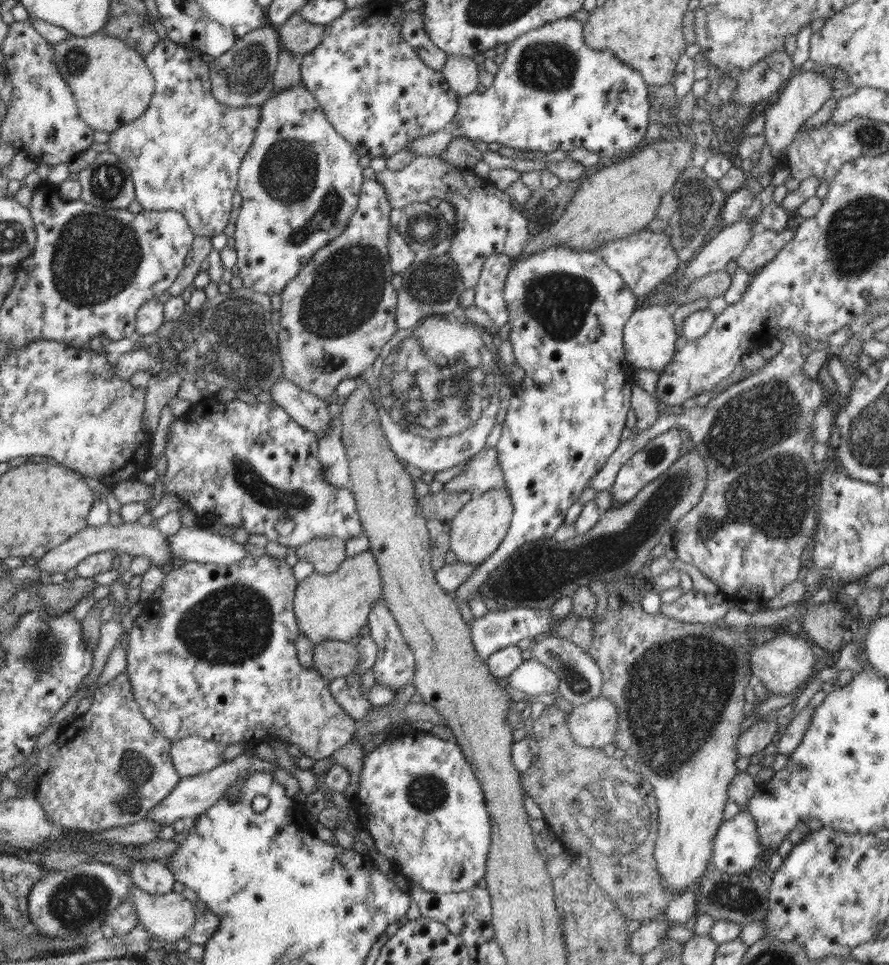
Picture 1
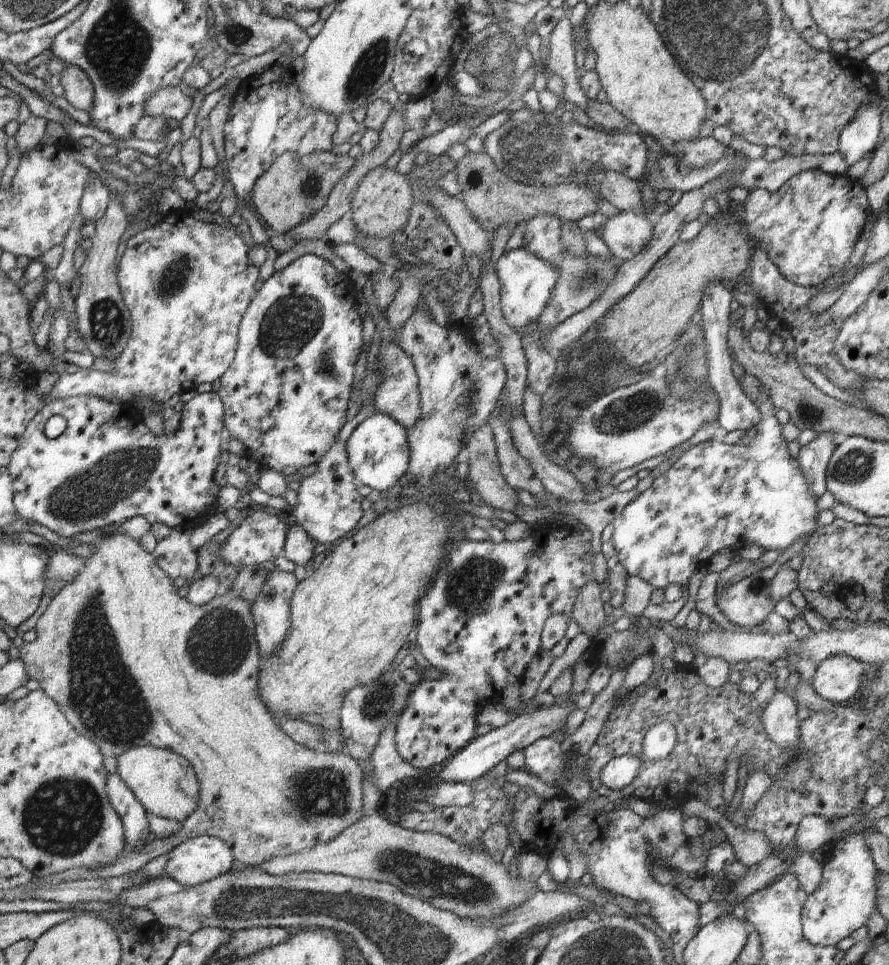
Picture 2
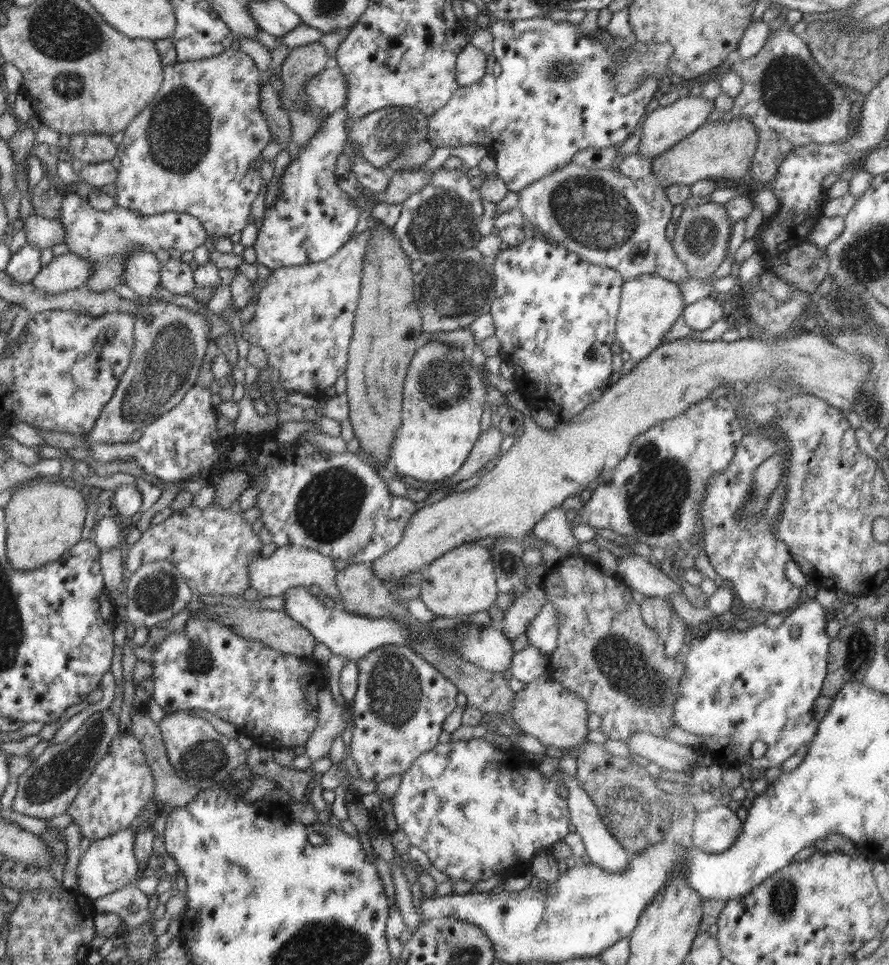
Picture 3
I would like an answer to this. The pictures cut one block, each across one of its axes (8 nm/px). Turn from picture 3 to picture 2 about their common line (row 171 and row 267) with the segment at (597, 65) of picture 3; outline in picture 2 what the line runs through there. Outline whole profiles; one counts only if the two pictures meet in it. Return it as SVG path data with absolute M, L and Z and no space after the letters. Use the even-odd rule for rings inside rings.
M525 248L504 251L497 263L497 276L500 283L500 306L504 320L514 329L522 329L526 324L538 321L538 316L548 306L559 272L536 254Z

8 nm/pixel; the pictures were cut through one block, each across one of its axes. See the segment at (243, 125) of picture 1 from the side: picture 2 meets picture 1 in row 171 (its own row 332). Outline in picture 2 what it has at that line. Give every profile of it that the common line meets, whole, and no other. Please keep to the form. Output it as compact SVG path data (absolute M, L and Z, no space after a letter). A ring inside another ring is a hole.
M187 206L184 209L175 210L166 213L154 226L144 231L140 231L138 234L133 235L126 242L126 251L121 257L119 265L117 266L117 281L121 292L122 300L126 304L128 312L131 314L131 331L130 340L126 348L122 350L120 356L116 357L116 360L109 362L109 365L113 365L114 368L110 372L103 372L92 369L82 369L75 373L63 373L59 376L52 392L46 394L44 397L44 404L52 402L52 400L62 400L63 398L74 396L98 396L98 398L104 398L108 402L116 403L128 403L131 402L134 396L144 396L144 398L150 398L157 404L162 404L168 399L172 399L174 396L179 396L183 392L188 390L196 390L200 384L204 382L212 384L214 380L218 380L234 360L237 344L239 326L244 313L248 310L248 304L252 302L254 296L256 296L256 288L254 284L258 282L259 267L253 264L248 264L250 247L246 245L246 242L242 239L242 236L236 232L236 227L226 228L226 226L218 225L212 222L202 222L202 220L196 220L192 218L191 206Z

